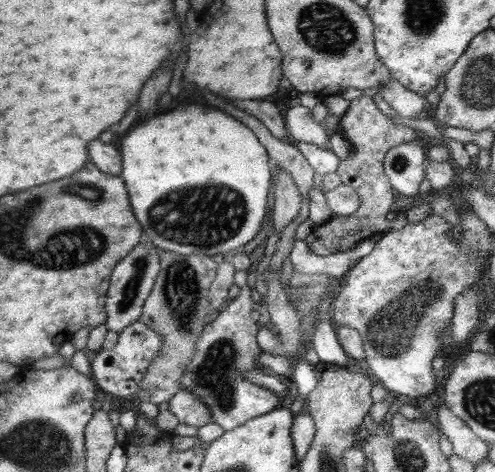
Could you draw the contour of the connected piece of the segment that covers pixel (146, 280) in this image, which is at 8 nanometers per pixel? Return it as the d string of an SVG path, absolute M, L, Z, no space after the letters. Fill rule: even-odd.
M138 242L134 248L113 269L106 296L106 329L120 333L126 326L142 317L144 302L149 298L160 271L158 248L152 243Z

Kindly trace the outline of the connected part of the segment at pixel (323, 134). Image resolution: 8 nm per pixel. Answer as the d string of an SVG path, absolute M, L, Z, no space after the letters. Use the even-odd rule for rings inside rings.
M303 105L291 107L283 117L286 132L293 142L314 144L322 150L331 150L330 134L322 123L312 116L311 110Z

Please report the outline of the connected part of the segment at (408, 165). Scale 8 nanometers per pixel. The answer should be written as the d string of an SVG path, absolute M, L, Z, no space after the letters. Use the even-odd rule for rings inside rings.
M408 141L386 152L383 169L395 192L419 198L419 186L424 177L427 162L424 143Z

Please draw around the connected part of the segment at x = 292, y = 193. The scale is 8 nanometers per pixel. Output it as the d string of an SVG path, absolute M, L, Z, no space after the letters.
M284 168L272 174L275 180L274 186L274 208L270 221L271 230L282 232L294 218L298 217L302 207L302 196L292 180L292 176Z

